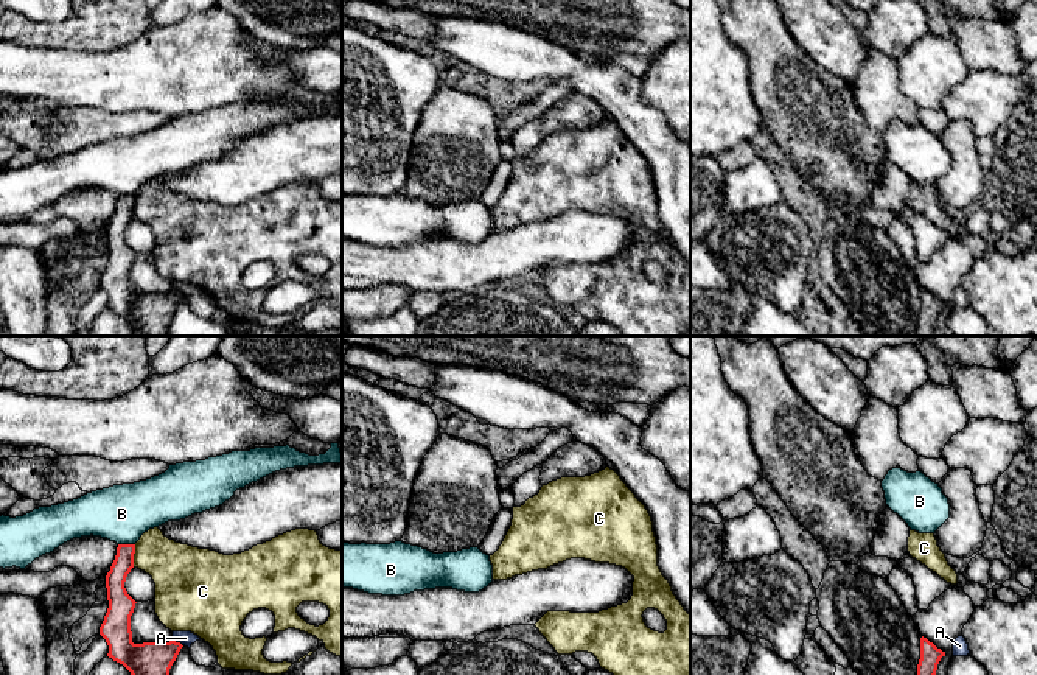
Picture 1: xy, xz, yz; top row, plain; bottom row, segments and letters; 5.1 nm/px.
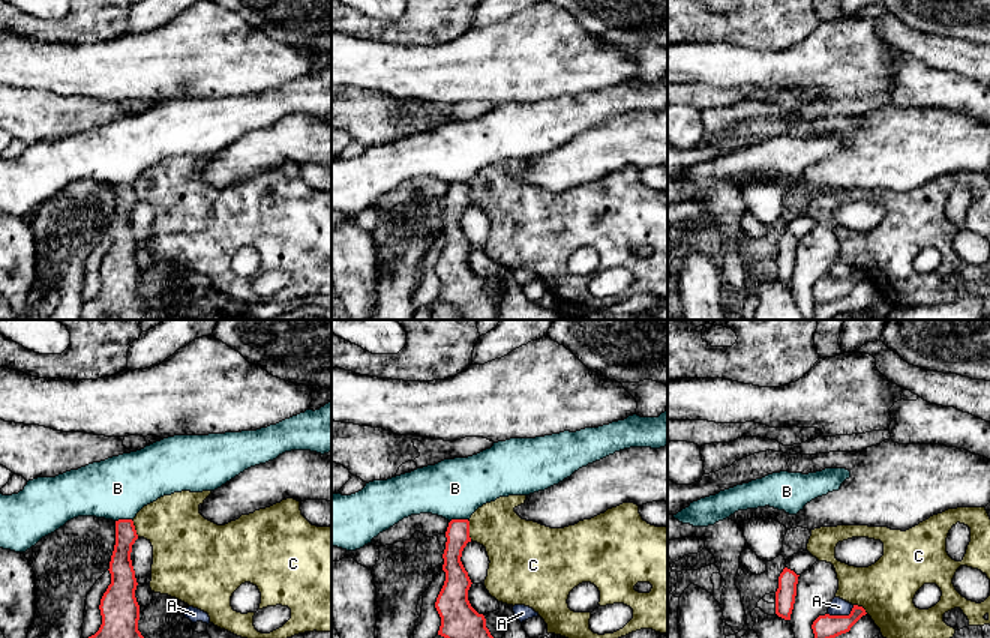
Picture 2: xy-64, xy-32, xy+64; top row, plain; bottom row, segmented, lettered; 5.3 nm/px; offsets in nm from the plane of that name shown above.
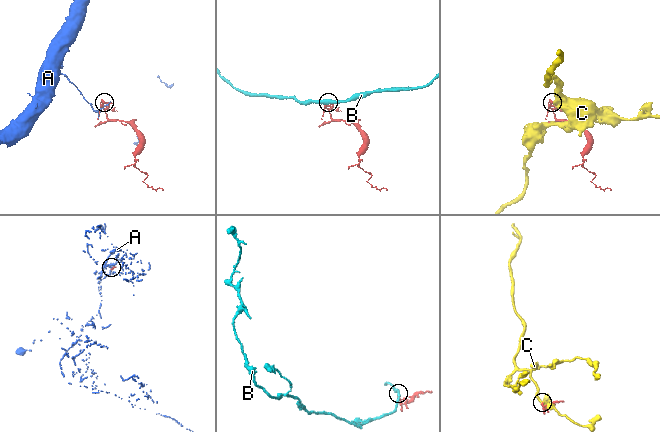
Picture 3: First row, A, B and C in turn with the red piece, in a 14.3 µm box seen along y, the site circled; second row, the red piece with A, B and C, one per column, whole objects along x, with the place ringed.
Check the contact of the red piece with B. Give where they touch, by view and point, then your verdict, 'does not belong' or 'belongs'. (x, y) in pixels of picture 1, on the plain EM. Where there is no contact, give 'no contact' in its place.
xy (126, 196) | does not belong

